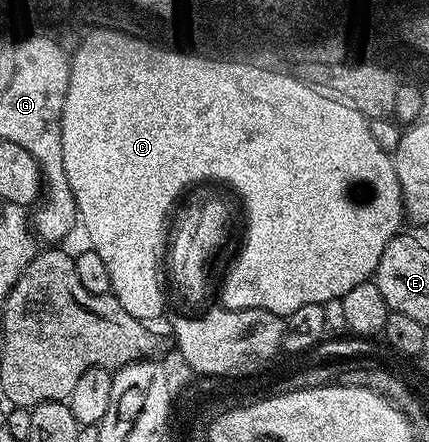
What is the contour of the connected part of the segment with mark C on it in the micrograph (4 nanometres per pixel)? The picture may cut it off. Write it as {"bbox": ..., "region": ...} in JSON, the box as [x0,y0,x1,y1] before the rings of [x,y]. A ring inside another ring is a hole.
{"bbox":[60,32,403,322],"region":[[[100,32],[100,35],[92,36],[77,53],[69,99],[66,101],[65,114],[60,118],[63,170],[67,174],[71,194],[77,203],[80,227],[85,227],[85,236],[89,239],[88,247],[95,254],[99,254],[99,258],[103,258],[103,263],[107,265],[107,274],[111,274],[111,294],[117,299],[119,306],[123,306],[123,310],[131,314],[131,318],[153,322],[160,312],[166,311],[166,304],[162,299],[162,275],[158,269],[157,231],[160,229],[161,216],[167,214],[171,202],[149,198],[149,194],[157,190],[157,184],[194,181],[198,177],[225,177],[225,180],[237,184],[237,188],[244,193],[250,218],[248,247],[240,257],[240,263],[229,268],[227,284],[219,290],[220,307],[231,310],[258,308],[284,318],[299,310],[299,306],[328,305],[329,300],[340,301],[341,297],[347,294],[347,290],[366,283],[376,273],[377,263],[387,242],[391,242],[391,238],[402,231],[403,205],[399,178],[395,174],[392,155],[381,149],[375,138],[371,138],[369,120],[350,107],[320,96],[315,87],[284,71],[256,68],[247,62],[240,63],[228,64],[225,60],[210,60],[208,55],[203,55],[200,59],[169,55],[167,52],[156,51],[138,43],[137,40],[125,39],[125,36],[109,32]]]}

